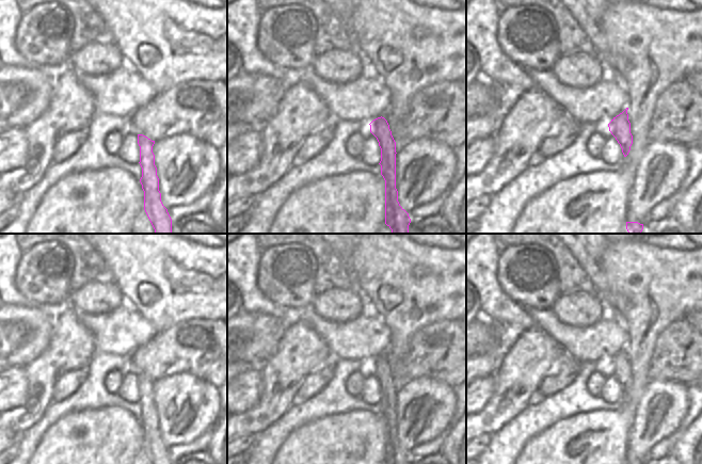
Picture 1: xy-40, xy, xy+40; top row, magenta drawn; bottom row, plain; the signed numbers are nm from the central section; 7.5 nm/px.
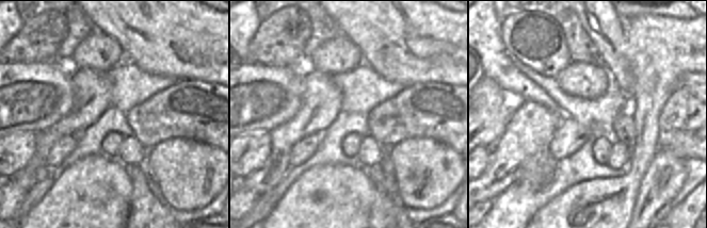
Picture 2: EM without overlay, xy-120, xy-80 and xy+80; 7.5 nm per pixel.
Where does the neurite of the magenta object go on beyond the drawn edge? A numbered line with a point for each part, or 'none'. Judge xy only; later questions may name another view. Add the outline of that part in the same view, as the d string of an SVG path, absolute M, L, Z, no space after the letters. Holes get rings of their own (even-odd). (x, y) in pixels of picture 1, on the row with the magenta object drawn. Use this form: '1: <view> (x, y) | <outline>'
none

